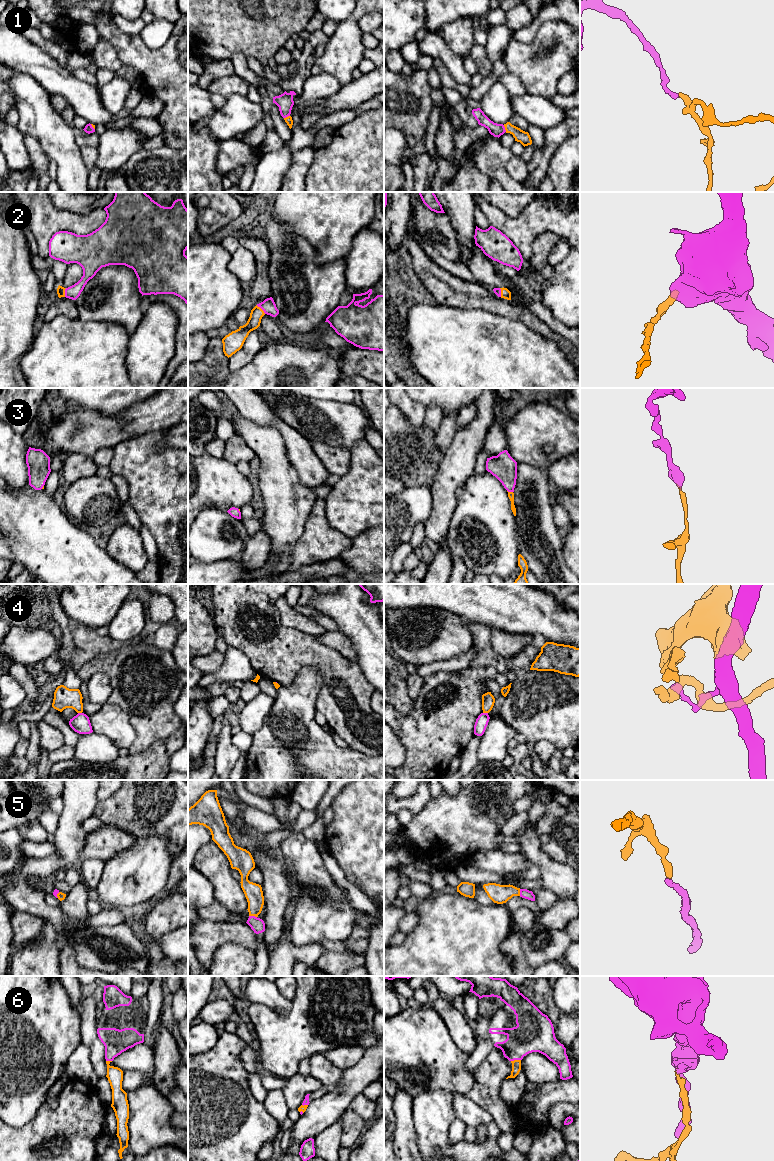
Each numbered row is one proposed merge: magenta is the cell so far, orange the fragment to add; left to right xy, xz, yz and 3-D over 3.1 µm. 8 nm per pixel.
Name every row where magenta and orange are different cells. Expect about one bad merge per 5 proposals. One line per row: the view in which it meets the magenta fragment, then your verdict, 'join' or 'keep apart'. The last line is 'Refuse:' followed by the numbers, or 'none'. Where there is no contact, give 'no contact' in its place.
1: yz | join
2: xz | join
3: yz | join
4: yz | keep apart
5: xz | join
6: yz | join
Refuse: 4

